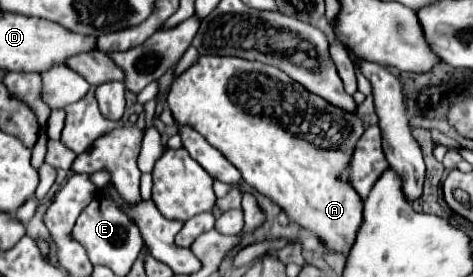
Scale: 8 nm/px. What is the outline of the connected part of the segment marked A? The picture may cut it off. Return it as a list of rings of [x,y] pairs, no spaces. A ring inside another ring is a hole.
[[[202,55],[188,71],[172,81],[168,107],[172,109],[178,125],[188,123],[206,137],[212,147],[222,151],[224,157],[240,169],[244,183],[276,203],[290,221],[314,233],[326,251],[342,255],[350,253],[364,221],[364,205],[350,181],[342,179],[342,173],[350,167],[356,143],[364,133],[364,121],[358,113],[330,105],[326,99],[310,93],[272,65],[216,55]]]

